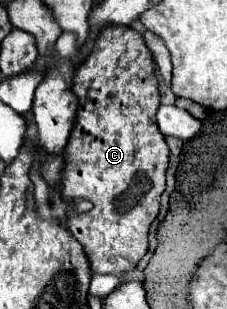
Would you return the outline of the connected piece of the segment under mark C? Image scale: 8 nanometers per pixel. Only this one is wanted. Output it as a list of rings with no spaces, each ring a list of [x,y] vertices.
[[[105,28],[95,40],[87,60],[75,70],[73,92],[79,100],[79,108],[65,146],[61,196],[65,204],[67,200],[89,200],[93,208],[89,212],[71,210],[67,228],[87,248],[95,274],[121,276],[125,270],[135,268],[147,252],[147,232],[159,212],[159,198],[165,190],[165,170],[169,164],[169,148],[153,120],[159,108],[159,88],[153,72],[153,56],[143,36],[133,28]]]

